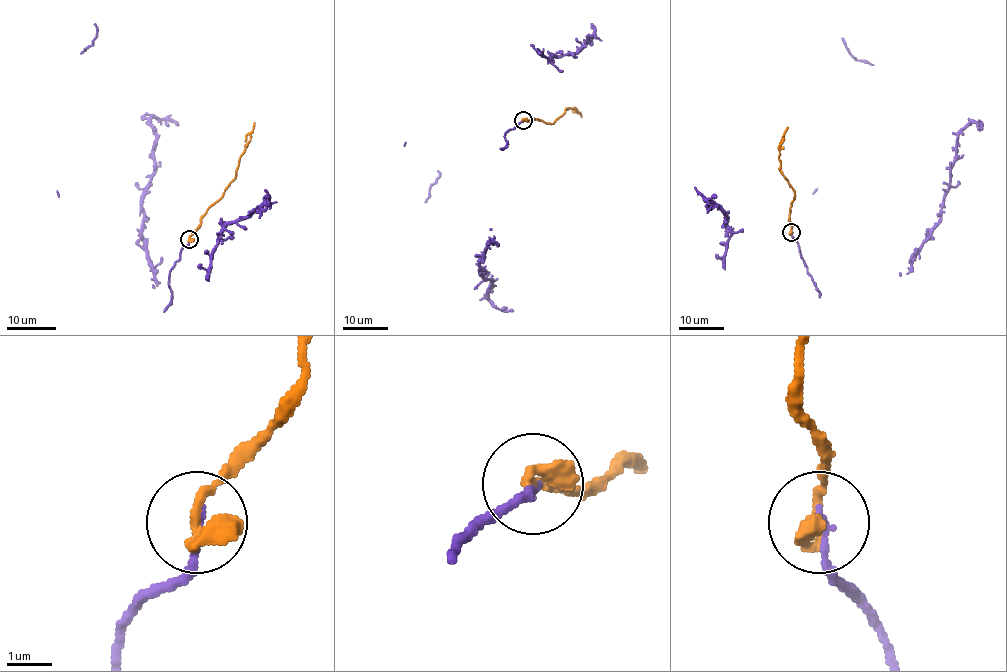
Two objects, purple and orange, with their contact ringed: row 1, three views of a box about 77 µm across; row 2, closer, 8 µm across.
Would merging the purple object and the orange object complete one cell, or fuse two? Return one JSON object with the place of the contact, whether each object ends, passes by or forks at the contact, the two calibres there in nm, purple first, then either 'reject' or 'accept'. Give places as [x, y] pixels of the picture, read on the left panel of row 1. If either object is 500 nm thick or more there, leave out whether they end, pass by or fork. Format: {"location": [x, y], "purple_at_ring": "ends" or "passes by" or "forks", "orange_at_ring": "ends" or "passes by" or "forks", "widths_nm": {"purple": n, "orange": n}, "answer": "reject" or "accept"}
{"location": [189, 239], "purple_at_ring": "ends", "orange_at_ring": "ends", "widths_nm": {"purple": 160, "orange": 440}, "answer": "accept"}

